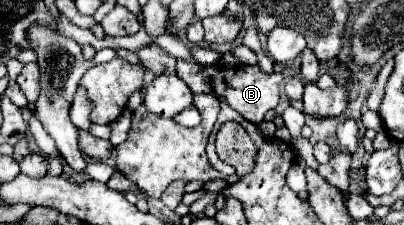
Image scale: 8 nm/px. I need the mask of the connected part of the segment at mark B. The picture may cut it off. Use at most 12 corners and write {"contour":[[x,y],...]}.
{"contour":[[201,66],[177,76],[195,94],[225,100],[253,124],[279,104],[281,74],[259,66]]}

